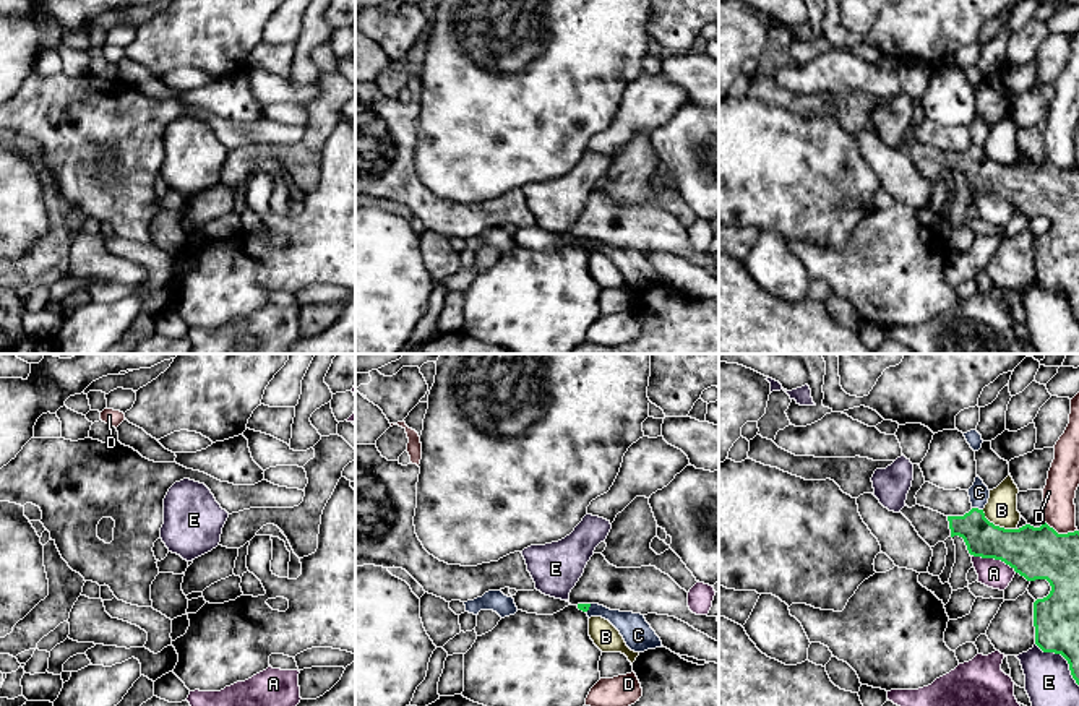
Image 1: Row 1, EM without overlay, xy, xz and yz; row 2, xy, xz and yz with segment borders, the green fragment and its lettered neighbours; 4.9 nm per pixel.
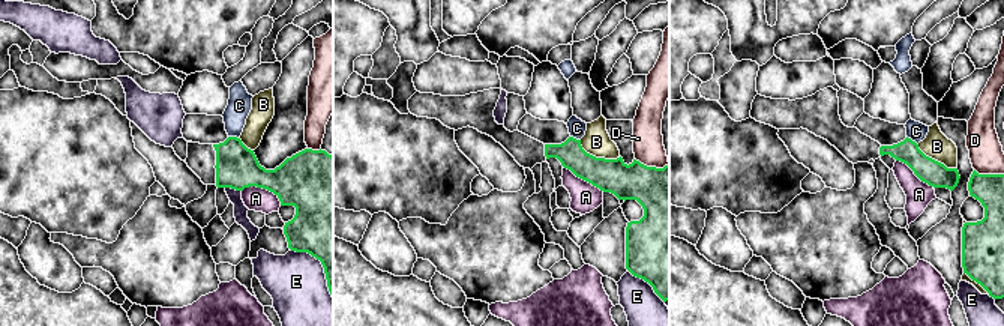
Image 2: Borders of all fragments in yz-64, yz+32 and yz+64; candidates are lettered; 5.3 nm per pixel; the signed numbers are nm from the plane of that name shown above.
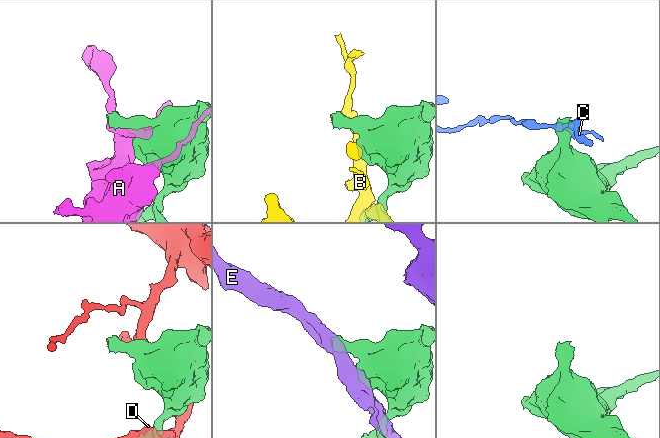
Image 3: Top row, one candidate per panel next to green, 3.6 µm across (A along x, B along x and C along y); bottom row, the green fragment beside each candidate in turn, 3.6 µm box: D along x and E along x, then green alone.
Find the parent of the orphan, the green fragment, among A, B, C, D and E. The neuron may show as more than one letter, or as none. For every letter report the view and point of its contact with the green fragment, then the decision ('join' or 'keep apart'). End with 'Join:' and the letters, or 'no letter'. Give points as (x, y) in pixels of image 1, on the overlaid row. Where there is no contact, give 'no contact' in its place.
A: meets green in yz at (993, 557); keep apart
B: meets green in yz at (998, 526); keep apart
C: meets green in yz at (977, 508); keep apart
D: meets green in yz at (1061, 534); keep apart
E: meets green in yz at (1063, 656); keep apart
Join: no letter

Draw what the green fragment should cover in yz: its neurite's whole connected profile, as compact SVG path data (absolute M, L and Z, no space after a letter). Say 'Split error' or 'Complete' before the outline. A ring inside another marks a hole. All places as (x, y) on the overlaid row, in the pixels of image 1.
Split error. M905 505L901 513L930 547L949 536L959 536L970 555L1001 560L1027 581L1047 579L1051 586L1050 594L1034 602L1035 644L1043 652L1061 654L1079 685L1079 531L1058 534L1047 523L1040 527L1025 524L1019 529L1004 529L990 523L978 508L964 516L944 516L920 505L912 508Z

